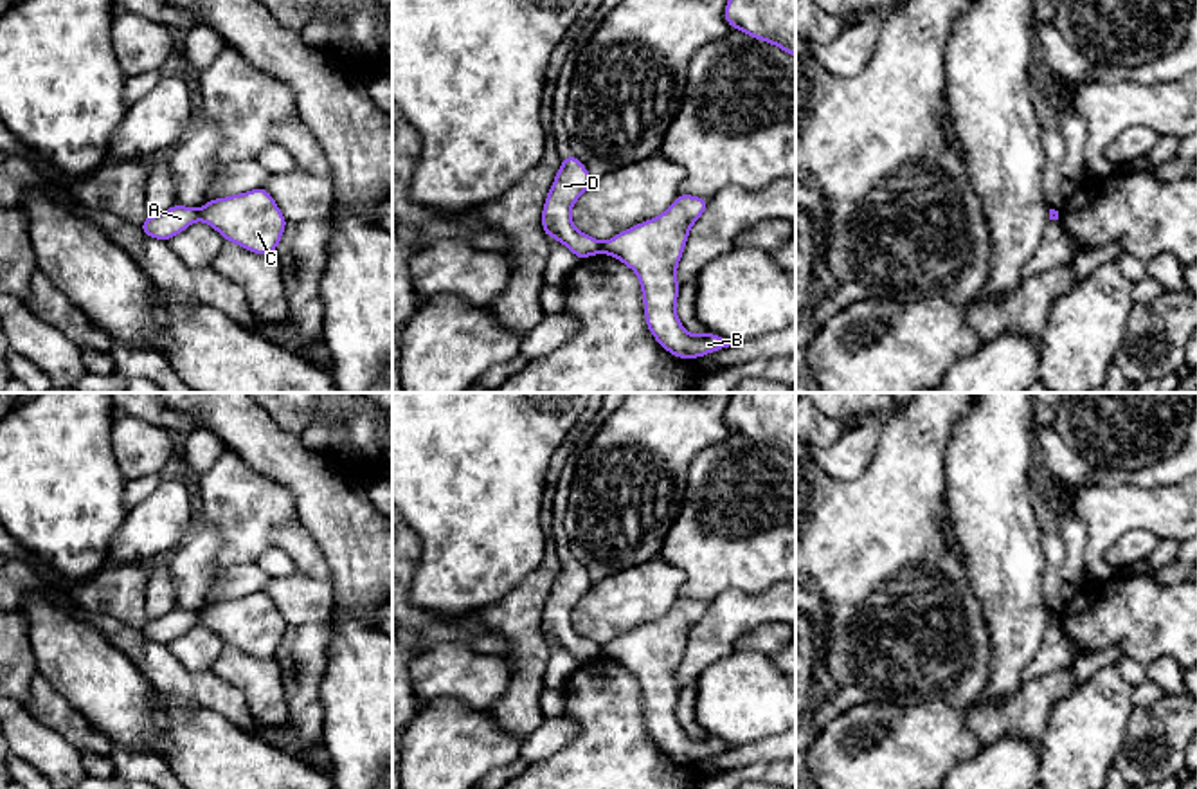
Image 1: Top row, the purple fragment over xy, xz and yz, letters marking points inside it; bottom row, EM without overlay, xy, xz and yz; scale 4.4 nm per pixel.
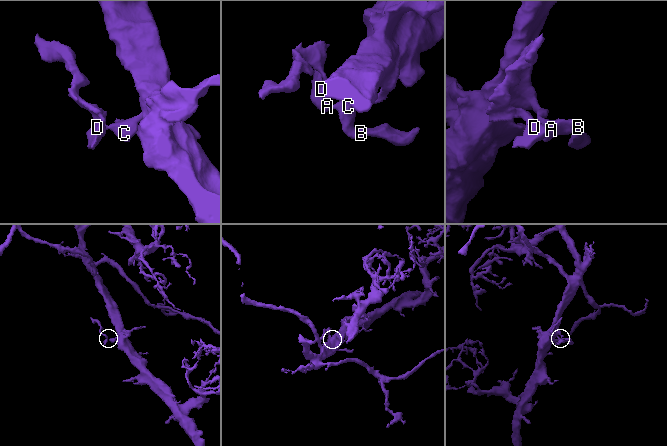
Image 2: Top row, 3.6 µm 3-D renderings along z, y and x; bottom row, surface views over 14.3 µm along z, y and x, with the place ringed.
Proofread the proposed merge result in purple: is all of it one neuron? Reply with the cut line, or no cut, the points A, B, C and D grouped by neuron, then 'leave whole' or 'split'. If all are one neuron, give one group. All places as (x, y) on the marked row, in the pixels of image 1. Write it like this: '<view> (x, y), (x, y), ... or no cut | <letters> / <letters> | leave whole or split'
xy (197, 209), (200, 218) | A D / B C | split

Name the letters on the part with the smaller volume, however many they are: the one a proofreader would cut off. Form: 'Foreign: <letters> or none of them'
Foreign: A, D

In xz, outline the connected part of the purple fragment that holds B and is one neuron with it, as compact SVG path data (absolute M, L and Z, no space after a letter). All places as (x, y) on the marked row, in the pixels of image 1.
M679 193L659 216L641 222L601 245L630 267L641 283L644 319L653 339L677 358L700 358L725 349L734 340L704 331L691 335L679 321L675 304L680 285L675 277L691 225L706 213L709 198Z

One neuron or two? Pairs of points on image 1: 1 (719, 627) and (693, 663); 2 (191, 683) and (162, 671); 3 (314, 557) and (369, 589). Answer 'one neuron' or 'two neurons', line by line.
1: one neuron
2: one neuron
3: two neurons

